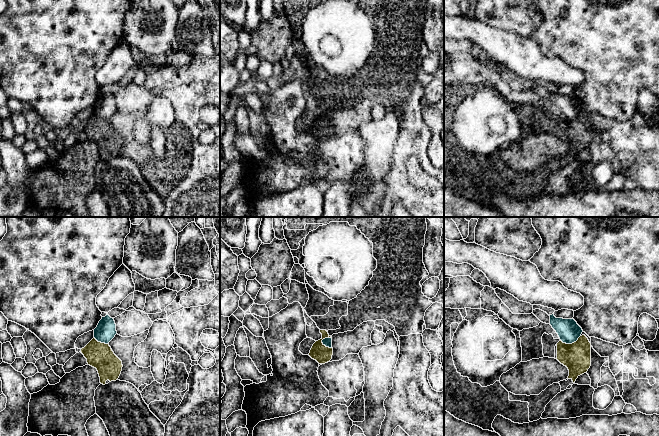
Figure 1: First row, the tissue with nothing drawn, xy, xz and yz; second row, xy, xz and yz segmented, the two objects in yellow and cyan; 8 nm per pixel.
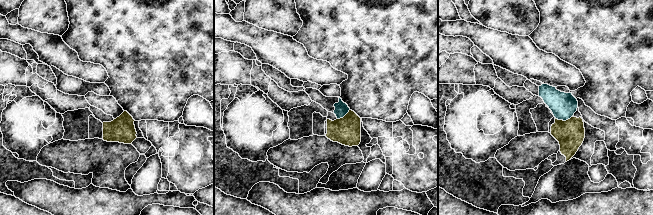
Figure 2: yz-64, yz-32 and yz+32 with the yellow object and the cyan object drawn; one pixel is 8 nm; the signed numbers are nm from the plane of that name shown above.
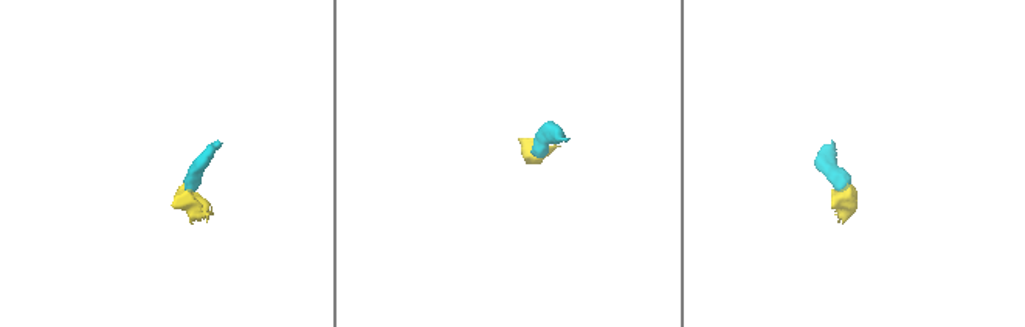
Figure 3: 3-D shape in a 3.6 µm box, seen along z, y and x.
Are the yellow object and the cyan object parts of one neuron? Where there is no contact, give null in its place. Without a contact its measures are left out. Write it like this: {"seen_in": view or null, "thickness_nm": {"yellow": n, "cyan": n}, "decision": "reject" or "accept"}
{"seen_in": "xz", "thickness_nm": {"yellow": 140, "cyan": 70}, "decision": "reject"}

